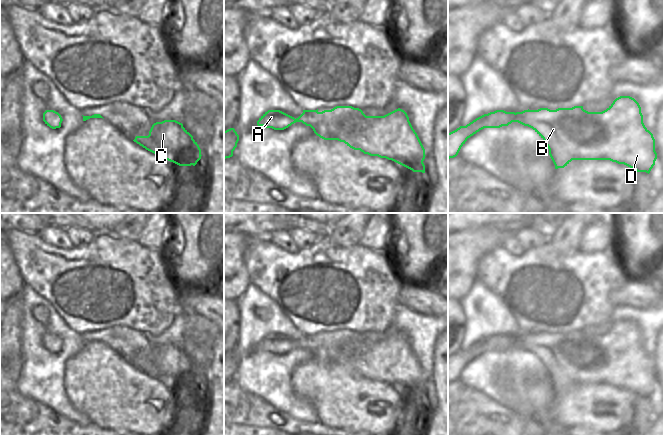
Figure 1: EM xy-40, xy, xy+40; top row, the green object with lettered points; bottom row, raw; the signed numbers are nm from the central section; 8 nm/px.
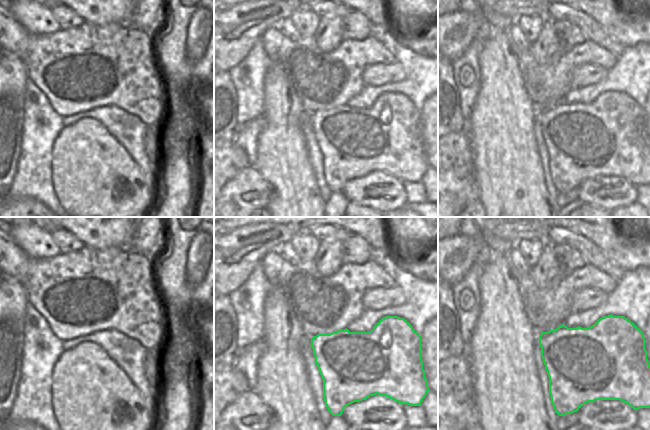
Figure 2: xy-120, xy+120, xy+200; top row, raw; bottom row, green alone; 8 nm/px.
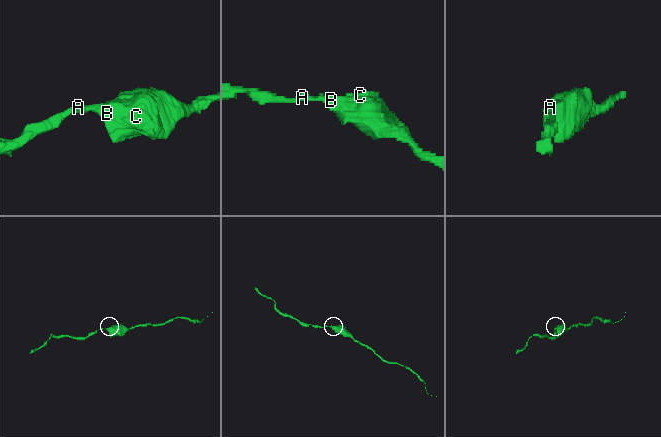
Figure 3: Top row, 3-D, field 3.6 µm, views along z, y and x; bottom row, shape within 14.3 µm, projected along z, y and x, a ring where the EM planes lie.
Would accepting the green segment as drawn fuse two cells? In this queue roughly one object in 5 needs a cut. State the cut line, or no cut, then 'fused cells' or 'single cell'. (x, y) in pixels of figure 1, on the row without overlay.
cut none; single cell

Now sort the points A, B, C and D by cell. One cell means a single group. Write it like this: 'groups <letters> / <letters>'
groups A B C D

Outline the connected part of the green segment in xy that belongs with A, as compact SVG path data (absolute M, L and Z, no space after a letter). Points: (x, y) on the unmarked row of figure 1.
M336 330L331 334L324 334L322 336L319 336L318 333L303 334L303 337L296 343L280 334L268 334L259 342L257 349L272 352L274 354L284 354L296 346L302 346L306 350L310 350L314 357L324 364L338 364L344 366L354 374L360 374L364 378L386 382L413 396L425 397L425 389L423 387L426 380L425 373L411 349L407 337L400 332L384 340L366 340L359 332L354 332L352 330Z

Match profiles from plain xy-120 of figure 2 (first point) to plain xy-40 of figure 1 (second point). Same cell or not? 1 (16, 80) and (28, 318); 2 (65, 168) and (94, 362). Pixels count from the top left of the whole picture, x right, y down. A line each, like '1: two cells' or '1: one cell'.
1: two cells
2: one cell

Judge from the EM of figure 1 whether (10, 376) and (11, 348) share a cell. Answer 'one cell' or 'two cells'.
one cell

